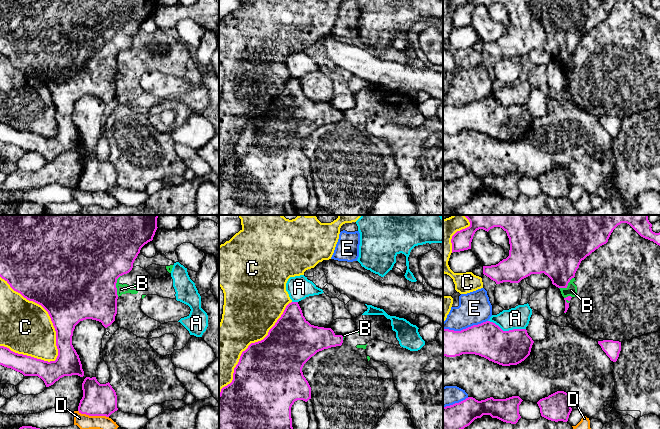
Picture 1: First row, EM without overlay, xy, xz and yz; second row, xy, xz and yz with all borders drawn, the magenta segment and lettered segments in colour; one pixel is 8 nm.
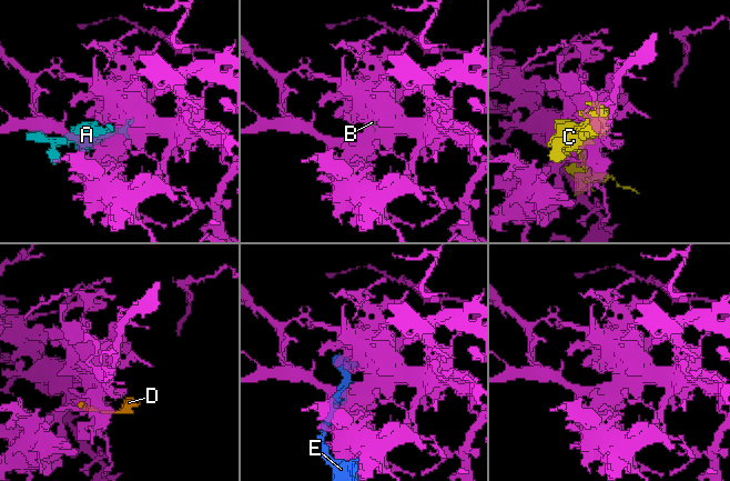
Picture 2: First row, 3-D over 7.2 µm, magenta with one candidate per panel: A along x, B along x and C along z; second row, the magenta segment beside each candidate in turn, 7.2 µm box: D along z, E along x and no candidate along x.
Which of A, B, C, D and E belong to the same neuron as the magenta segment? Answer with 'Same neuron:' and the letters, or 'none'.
Same neuron: none

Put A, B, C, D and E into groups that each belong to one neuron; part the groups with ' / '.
A B / C / D / E

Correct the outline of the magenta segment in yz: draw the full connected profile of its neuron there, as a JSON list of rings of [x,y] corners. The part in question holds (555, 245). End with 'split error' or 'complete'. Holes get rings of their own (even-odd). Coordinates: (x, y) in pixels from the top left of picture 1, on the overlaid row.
[[[464,215],[470,226],[457,231],[451,239],[452,253],[471,249],[471,242],[475,232],[479,229],[489,231],[494,227],[502,228],[509,238],[509,256],[496,265],[483,266],[483,274],[495,281],[519,283],[531,274],[547,275],[552,284],[558,288],[567,288],[568,283],[575,277],[582,260],[589,256],[600,246],[606,244],[613,230],[621,223],[629,224],[641,237],[653,241],[660,246],[660,232],[652,231],[652,224],[648,215]]]; complete

